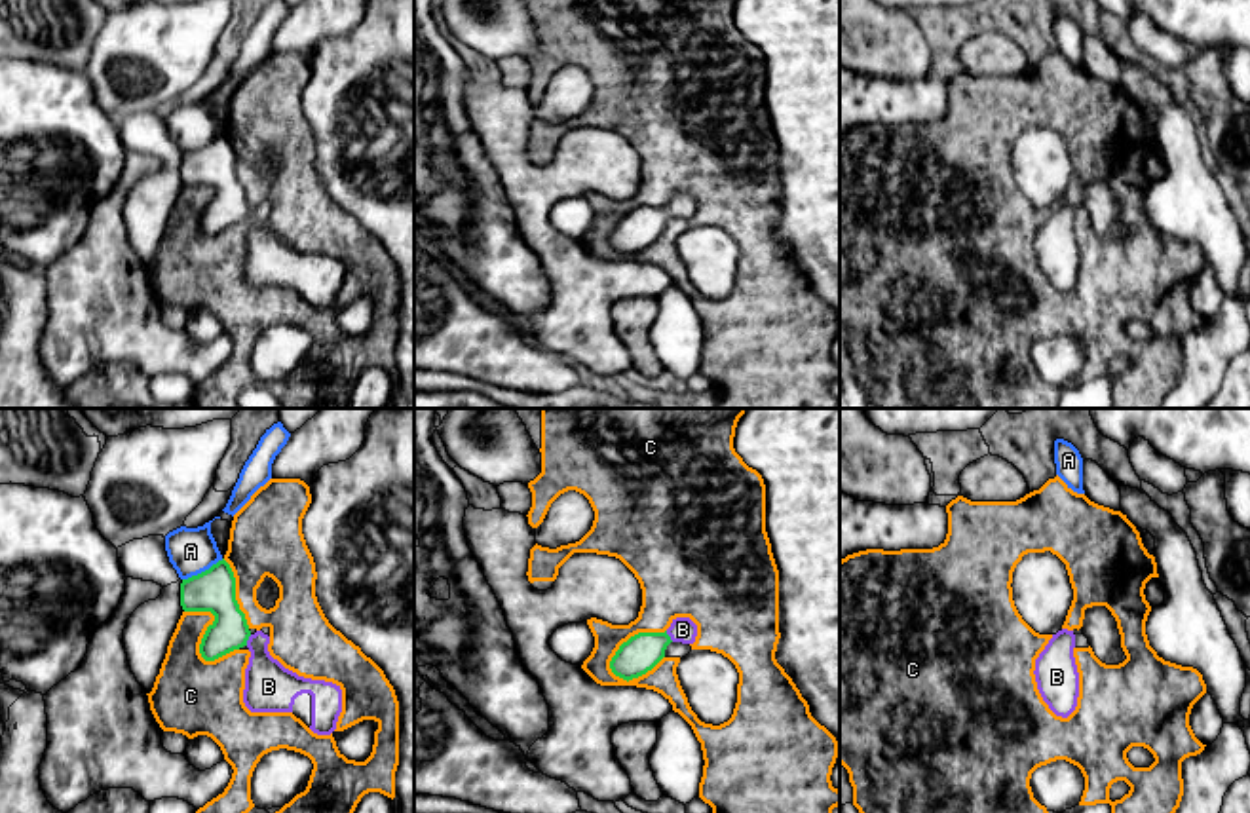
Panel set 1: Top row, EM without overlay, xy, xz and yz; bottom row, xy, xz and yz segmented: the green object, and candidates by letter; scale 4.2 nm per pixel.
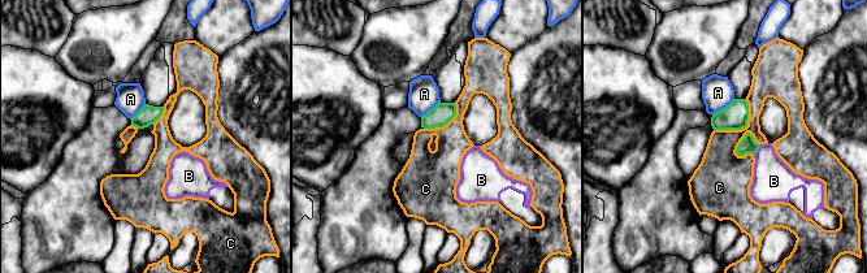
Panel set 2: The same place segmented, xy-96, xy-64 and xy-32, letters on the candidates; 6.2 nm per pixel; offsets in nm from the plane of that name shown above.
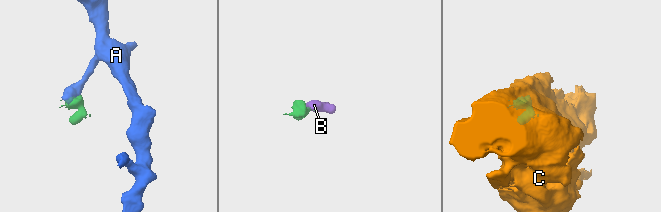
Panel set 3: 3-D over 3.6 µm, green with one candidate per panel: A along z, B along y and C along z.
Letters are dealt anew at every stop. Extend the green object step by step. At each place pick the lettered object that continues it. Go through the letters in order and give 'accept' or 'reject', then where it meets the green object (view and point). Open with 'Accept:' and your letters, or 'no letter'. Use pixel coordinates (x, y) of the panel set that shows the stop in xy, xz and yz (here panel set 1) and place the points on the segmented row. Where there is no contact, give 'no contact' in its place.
Accept: B
A: reject; meets green in xy at (202, 572)
B: accept; meets green in xy at (247, 639)
C: reject; meets green in xz at (631, 637)

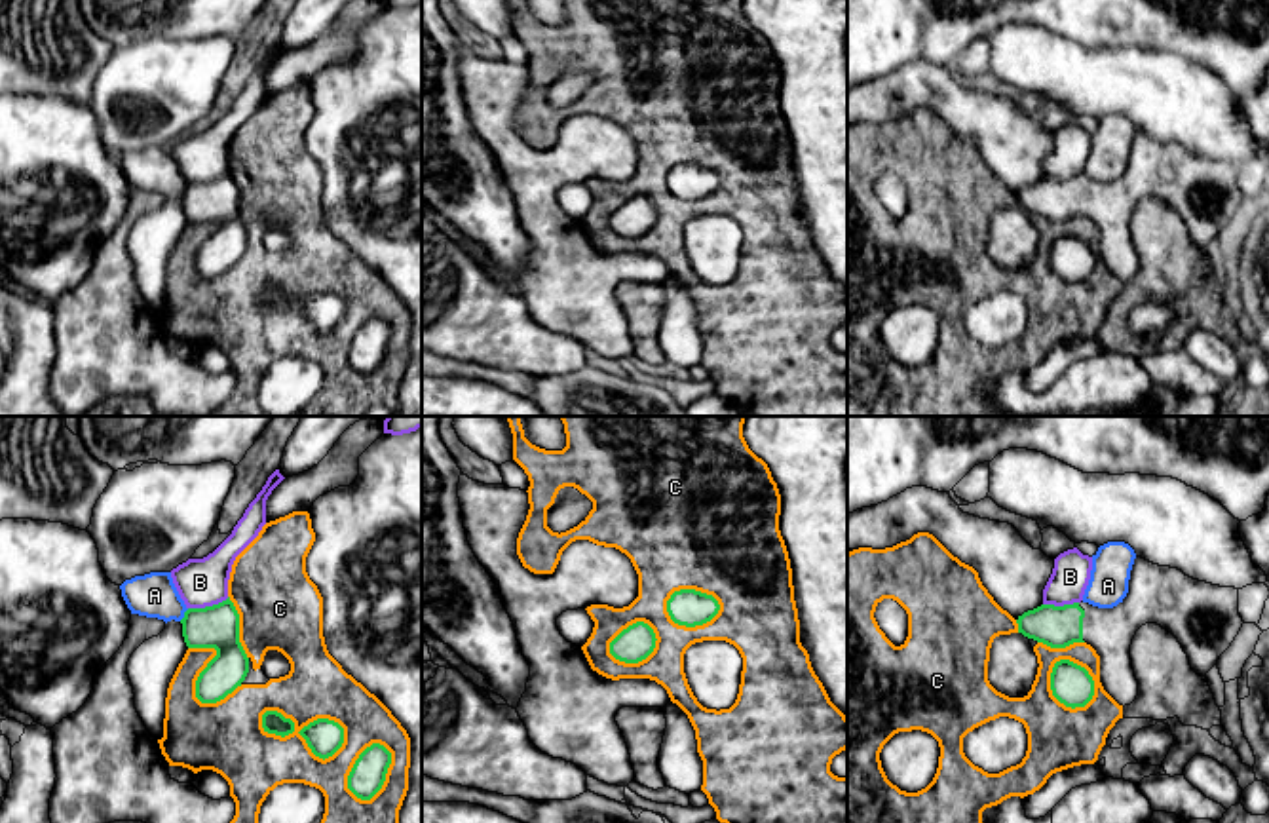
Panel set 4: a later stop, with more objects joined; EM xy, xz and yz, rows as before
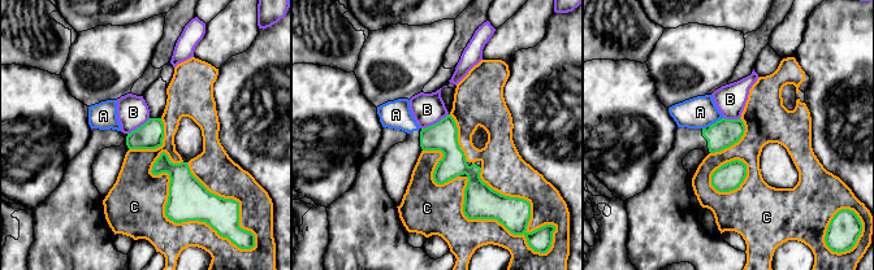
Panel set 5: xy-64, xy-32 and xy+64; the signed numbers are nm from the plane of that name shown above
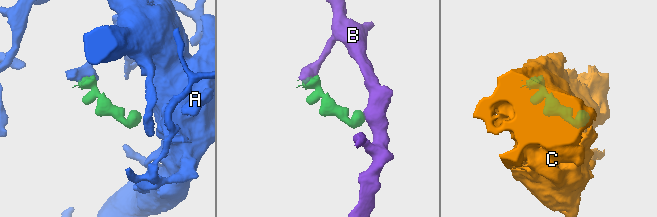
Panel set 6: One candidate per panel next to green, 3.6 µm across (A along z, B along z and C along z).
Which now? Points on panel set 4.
Accept: no letter
A: reject; meets green in xy at (185, 614)
B: reject; meets green in xy at (208, 607)
C: reject; meets green in xy at (303, 736)

